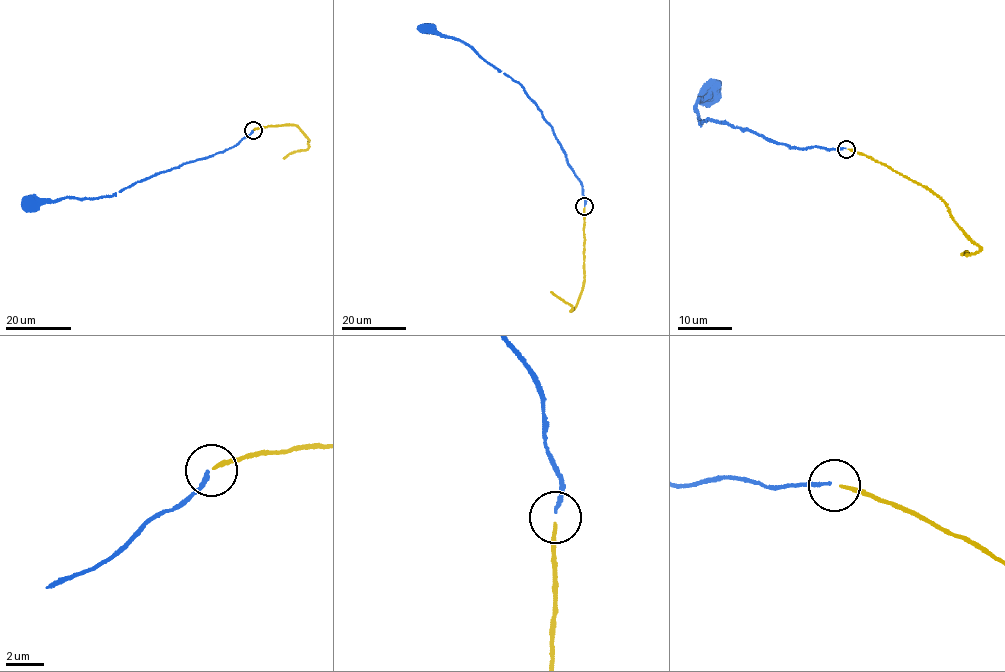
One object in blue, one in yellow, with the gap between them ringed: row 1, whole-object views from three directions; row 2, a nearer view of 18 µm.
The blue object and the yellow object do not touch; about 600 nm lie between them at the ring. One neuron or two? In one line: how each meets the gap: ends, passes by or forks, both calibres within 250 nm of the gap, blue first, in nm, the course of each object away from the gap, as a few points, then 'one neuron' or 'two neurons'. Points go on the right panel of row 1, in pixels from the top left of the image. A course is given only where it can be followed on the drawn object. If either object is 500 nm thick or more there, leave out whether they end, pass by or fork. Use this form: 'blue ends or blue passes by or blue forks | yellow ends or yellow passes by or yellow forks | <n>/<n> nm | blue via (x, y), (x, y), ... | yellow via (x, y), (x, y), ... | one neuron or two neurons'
blue ends | yellow ends | 160/170 nm | blue via (845, 148), (789, 148), (724, 121), (709, 118), (699, 122), (698, 100), (711, 93), (708, 96) | yellow via (848, 149), (886, 164), (941, 197), (979, 246), (979, 250), (961, 254) | one neuron

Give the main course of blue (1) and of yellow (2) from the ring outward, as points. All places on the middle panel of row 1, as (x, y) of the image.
1: (584, 206), (579, 178), (567, 160), (552, 127), (524, 88), (464, 42), (428, 28)
2: (584, 207), (585, 271), (575, 307), (571, 310), (572, 306), (551, 292)

